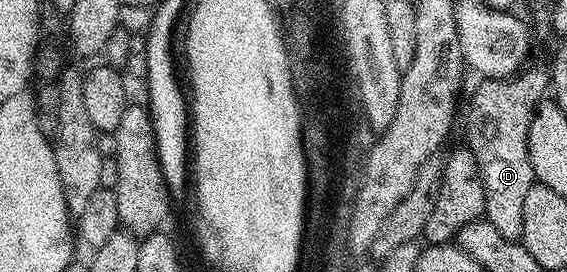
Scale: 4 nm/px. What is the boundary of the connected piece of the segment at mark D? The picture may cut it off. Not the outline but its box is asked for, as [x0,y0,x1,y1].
[465,64,551,242]

